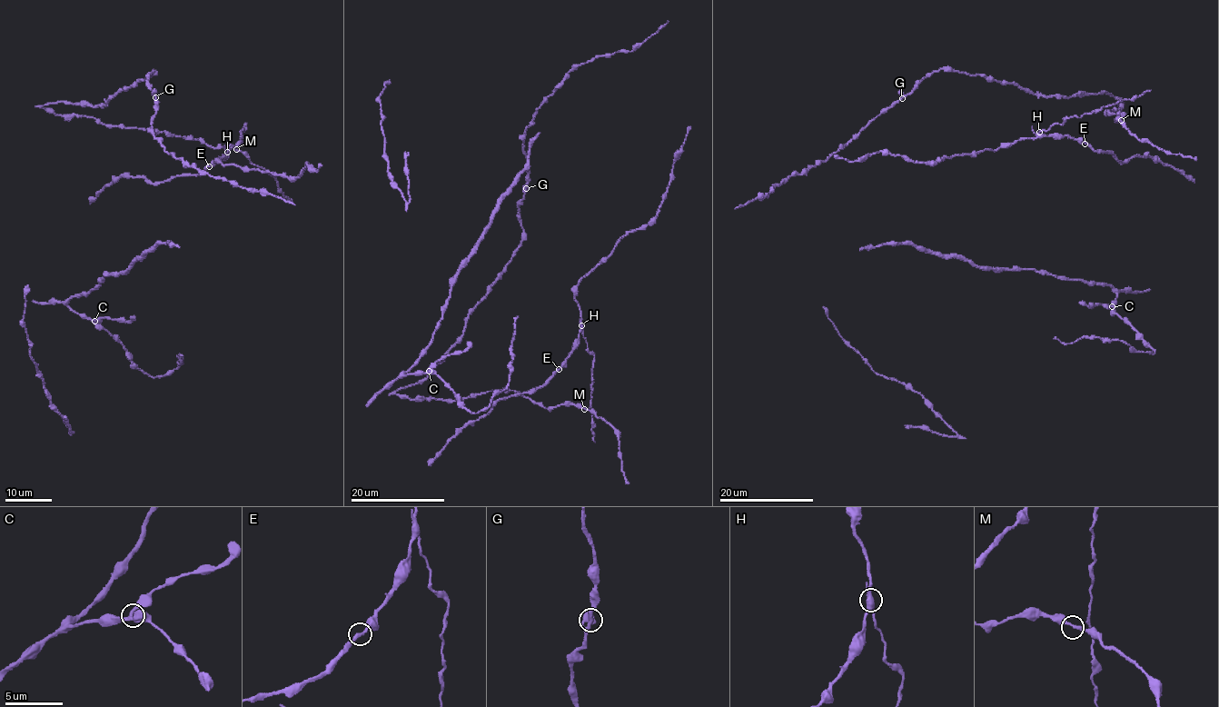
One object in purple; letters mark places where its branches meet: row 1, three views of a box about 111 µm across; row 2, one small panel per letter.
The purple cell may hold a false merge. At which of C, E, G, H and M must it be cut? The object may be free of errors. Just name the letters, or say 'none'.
H

